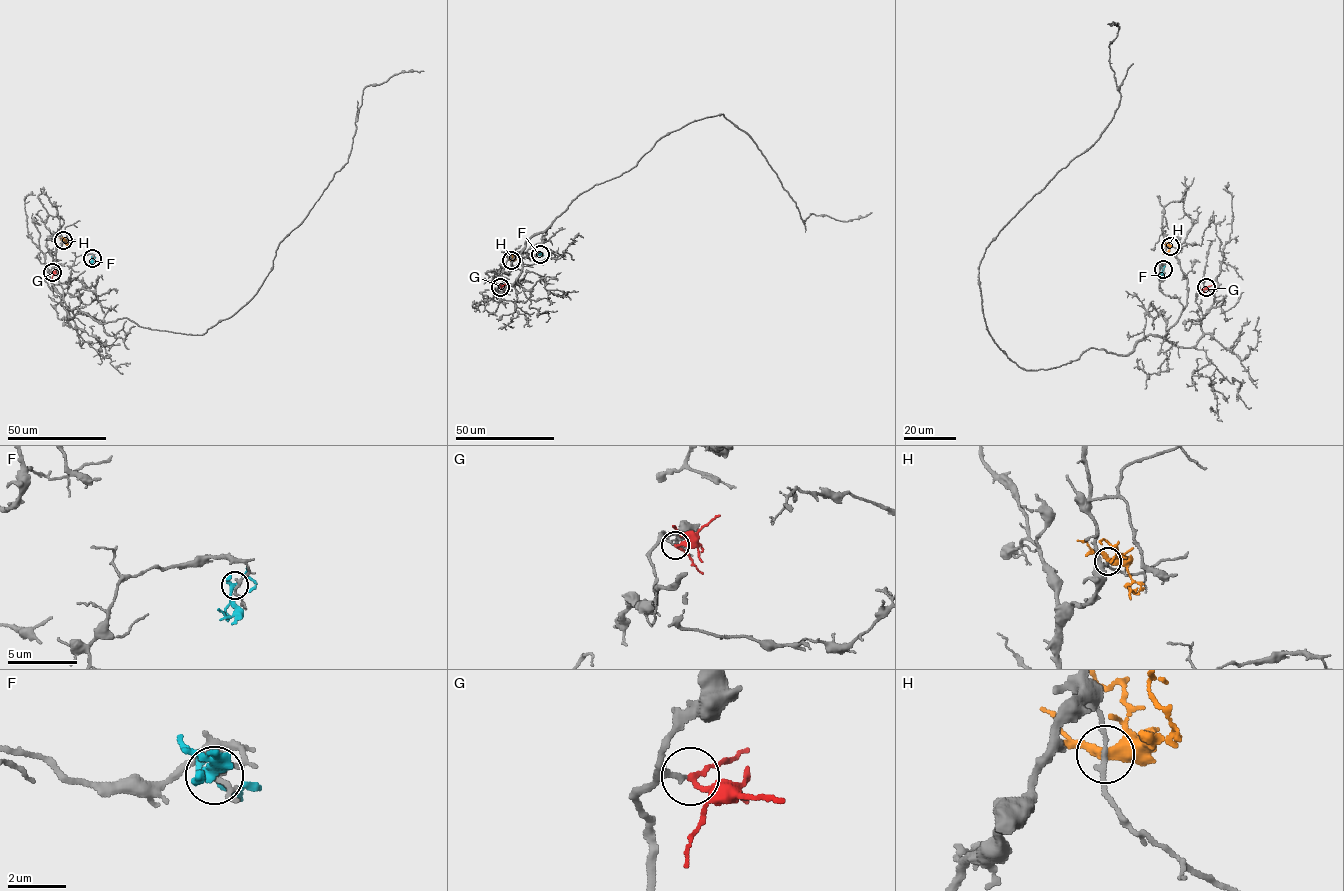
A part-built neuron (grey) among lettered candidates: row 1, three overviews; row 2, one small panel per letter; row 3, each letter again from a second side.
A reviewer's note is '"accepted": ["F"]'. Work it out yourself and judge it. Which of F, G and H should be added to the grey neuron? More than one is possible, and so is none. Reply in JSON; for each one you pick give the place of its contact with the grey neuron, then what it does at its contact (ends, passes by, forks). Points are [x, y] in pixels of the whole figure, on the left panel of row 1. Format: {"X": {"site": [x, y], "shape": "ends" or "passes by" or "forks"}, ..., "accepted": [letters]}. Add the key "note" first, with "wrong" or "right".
{"note": "wrong", "G": {"site": [52, 272], "shape": "passes by"}, "accepted": ["G"]}

